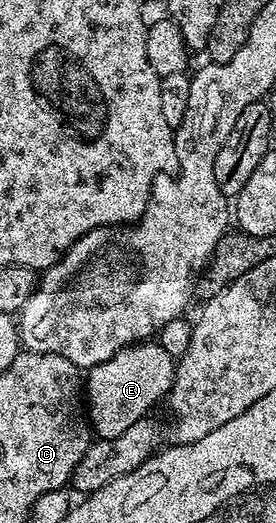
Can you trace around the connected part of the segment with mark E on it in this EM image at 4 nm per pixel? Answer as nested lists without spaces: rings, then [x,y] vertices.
[[[142,341],[124,347],[114,357],[93,366],[85,377],[85,401],[87,404],[87,417],[94,434],[100,439],[119,437],[135,423],[144,418],[149,409],[159,400],[161,402],[168,396],[171,385],[174,383],[174,356],[167,353],[160,343],[156,341]]]

